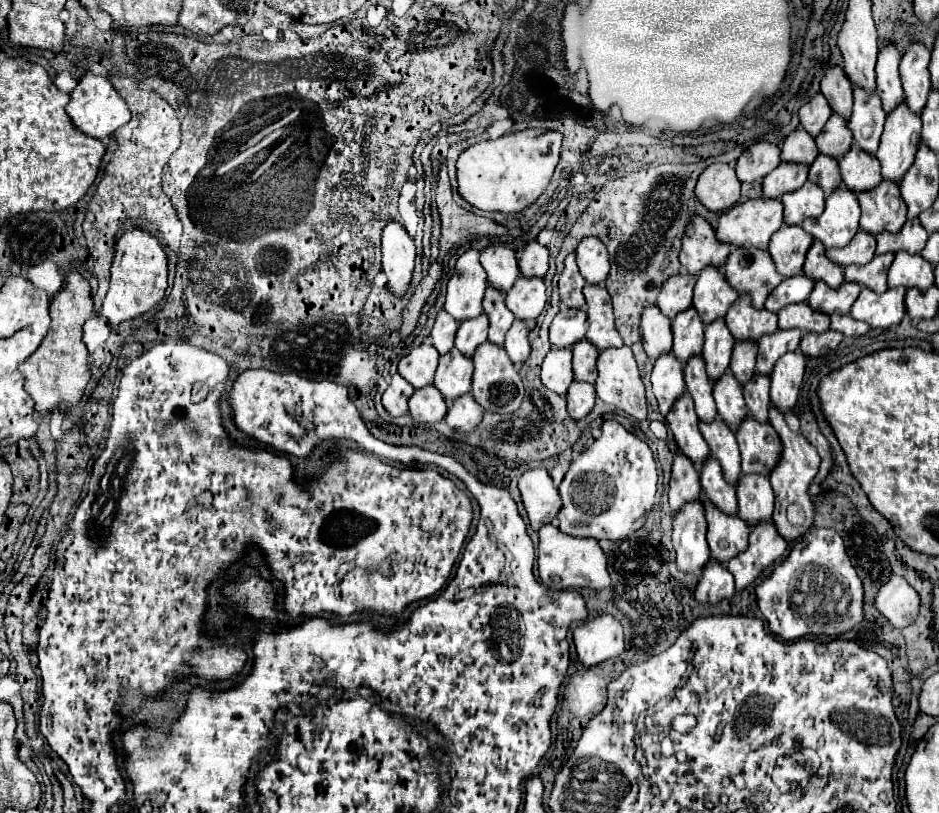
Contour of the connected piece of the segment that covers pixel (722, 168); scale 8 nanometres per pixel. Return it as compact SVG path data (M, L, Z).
M729 164L707 166L695 186L697 200L711 212L725 212L739 202L741 182Z

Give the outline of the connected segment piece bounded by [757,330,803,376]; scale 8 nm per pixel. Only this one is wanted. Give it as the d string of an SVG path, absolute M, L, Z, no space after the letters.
M777 330L771 336L763 336L759 342L759 356L757 356L757 372L769 376L777 358L787 352L797 352L799 342L803 338L801 330Z

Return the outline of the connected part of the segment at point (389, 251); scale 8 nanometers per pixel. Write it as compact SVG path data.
M389 222L381 234L383 272L393 296L403 298L411 286L415 270L415 244L399 222Z

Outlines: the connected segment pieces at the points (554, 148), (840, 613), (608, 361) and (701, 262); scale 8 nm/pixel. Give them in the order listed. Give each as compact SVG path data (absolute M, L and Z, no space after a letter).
M529 128L467 148L457 160L459 194L485 212L521 212L547 188L559 162L561 140L561 132Z
M815 528L807 532L799 542L793 544L789 556L783 564L777 564L771 576L757 586L757 606L773 634L787 642L801 640L805 636L831 636L837 638L843 632L859 626L865 620L863 610L863 582L853 568L841 536L833 528Z
M621 346L621 348L607 348L599 354L599 360L597 360L597 370L599 370L599 376L597 376L597 382L595 382L595 390L597 390L597 396L631 414L633 418L637 420L647 420L647 402L645 402L645 386L641 382L641 376L639 376L639 370L637 370L637 364L635 364L635 358L633 358L633 352L627 348L627 346Z
M695 218L691 222L689 234L683 236L683 248L679 254L681 266L687 274L697 276L705 266L725 266L729 252L729 244L721 244L715 238L713 228L703 218Z

